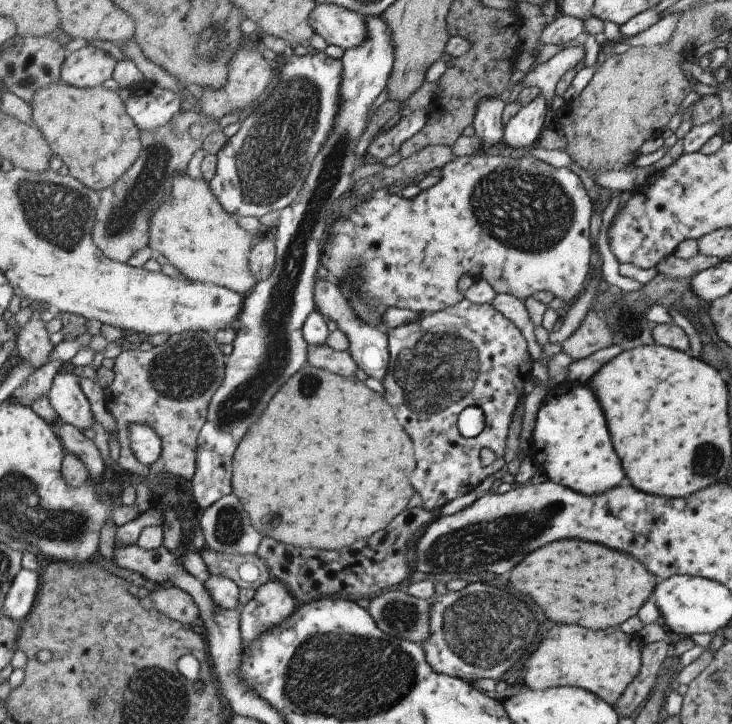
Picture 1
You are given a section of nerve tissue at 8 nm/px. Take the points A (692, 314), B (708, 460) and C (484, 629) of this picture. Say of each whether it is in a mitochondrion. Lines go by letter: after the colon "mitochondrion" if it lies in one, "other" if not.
A: other
B: mitochondrion
C: mitochondrion

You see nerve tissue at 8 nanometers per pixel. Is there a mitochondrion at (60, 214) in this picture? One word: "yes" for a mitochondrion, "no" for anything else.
yes

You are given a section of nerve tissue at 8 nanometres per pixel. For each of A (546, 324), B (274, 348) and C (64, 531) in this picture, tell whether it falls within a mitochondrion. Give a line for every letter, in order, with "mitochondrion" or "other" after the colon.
A: other
B: mitochondrion
C: mitochondrion

